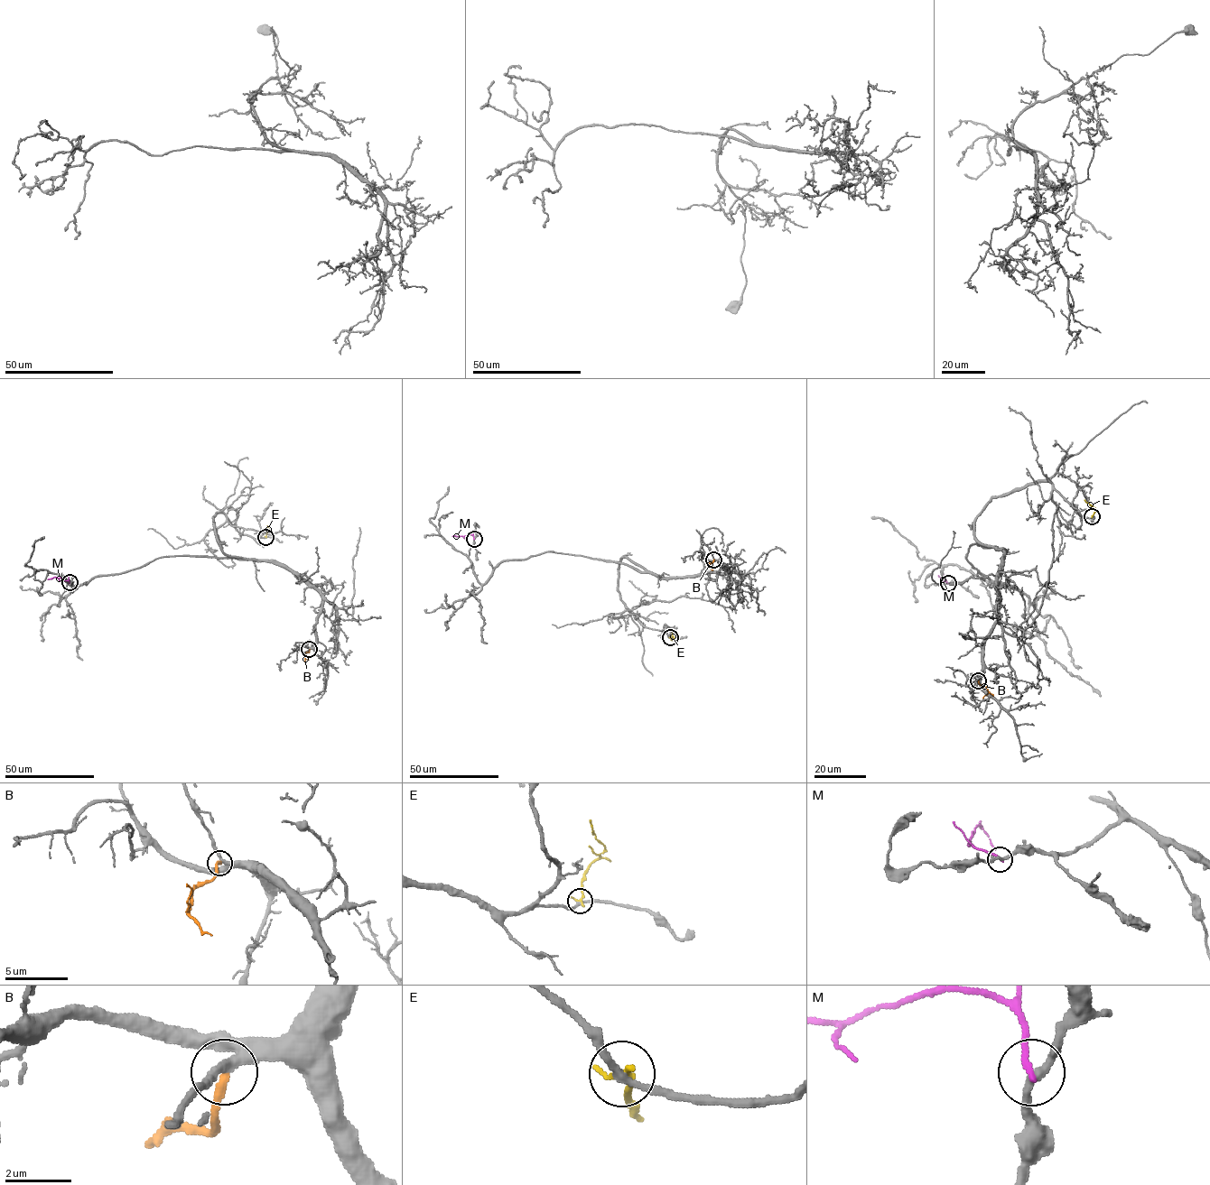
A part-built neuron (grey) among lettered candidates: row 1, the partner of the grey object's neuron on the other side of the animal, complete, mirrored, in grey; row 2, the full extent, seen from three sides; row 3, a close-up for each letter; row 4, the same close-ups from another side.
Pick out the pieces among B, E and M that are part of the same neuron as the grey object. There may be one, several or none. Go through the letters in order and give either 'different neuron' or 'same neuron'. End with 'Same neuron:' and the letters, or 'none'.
B: same neuron
E: different neuron
M: different neuron
Same neuron: B

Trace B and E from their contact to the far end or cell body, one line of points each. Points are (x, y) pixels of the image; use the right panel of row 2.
B: (978, 680), (988, 691), (983, 698)
E: (1092, 516), (1095, 508), (1084, 500)

